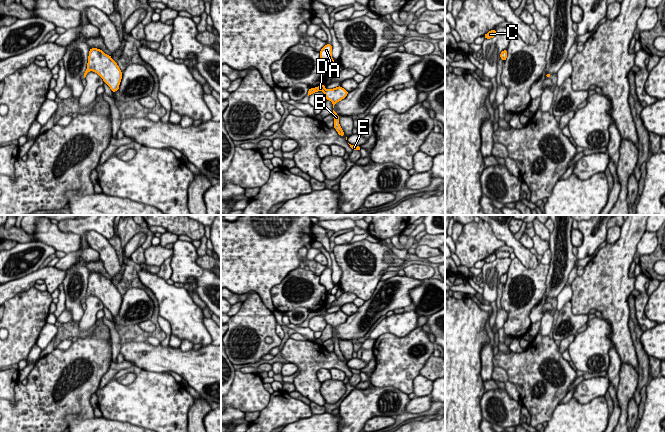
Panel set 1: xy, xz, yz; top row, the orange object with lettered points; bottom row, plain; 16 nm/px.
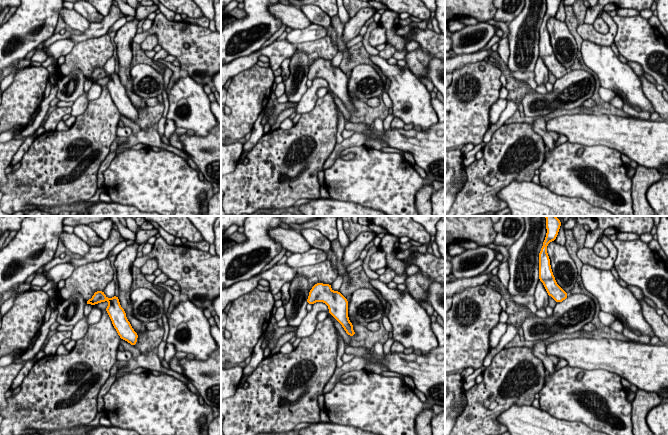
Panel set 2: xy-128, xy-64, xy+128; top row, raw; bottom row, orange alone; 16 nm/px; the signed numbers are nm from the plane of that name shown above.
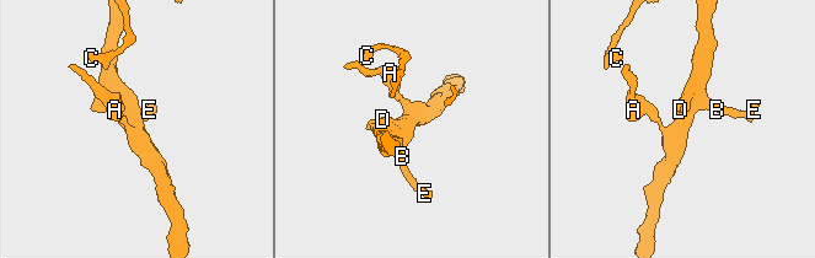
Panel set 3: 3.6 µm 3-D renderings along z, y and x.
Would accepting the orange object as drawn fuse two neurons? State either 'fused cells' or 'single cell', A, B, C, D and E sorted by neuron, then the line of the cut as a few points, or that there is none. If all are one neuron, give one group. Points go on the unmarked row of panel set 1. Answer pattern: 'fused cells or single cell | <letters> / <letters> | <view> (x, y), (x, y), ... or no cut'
single cell | A B C D E | no cut

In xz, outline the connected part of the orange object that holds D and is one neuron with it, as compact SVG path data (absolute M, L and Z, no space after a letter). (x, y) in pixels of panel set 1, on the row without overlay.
M321 309L321 310L315 311L315 312L310 312L307 317L307 320L309 321L312 317L315 317L318 315L322 315L324 317L326 323L332 326L333 332L337 326L344 323L348 318L348 315L346 315L341 310L338 310L337 312L333 312L333 313L326 313L325 309Z

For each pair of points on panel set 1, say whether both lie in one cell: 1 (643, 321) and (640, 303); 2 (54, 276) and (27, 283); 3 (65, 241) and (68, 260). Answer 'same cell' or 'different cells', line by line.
1: same cell
2: same cell
3: different cells

